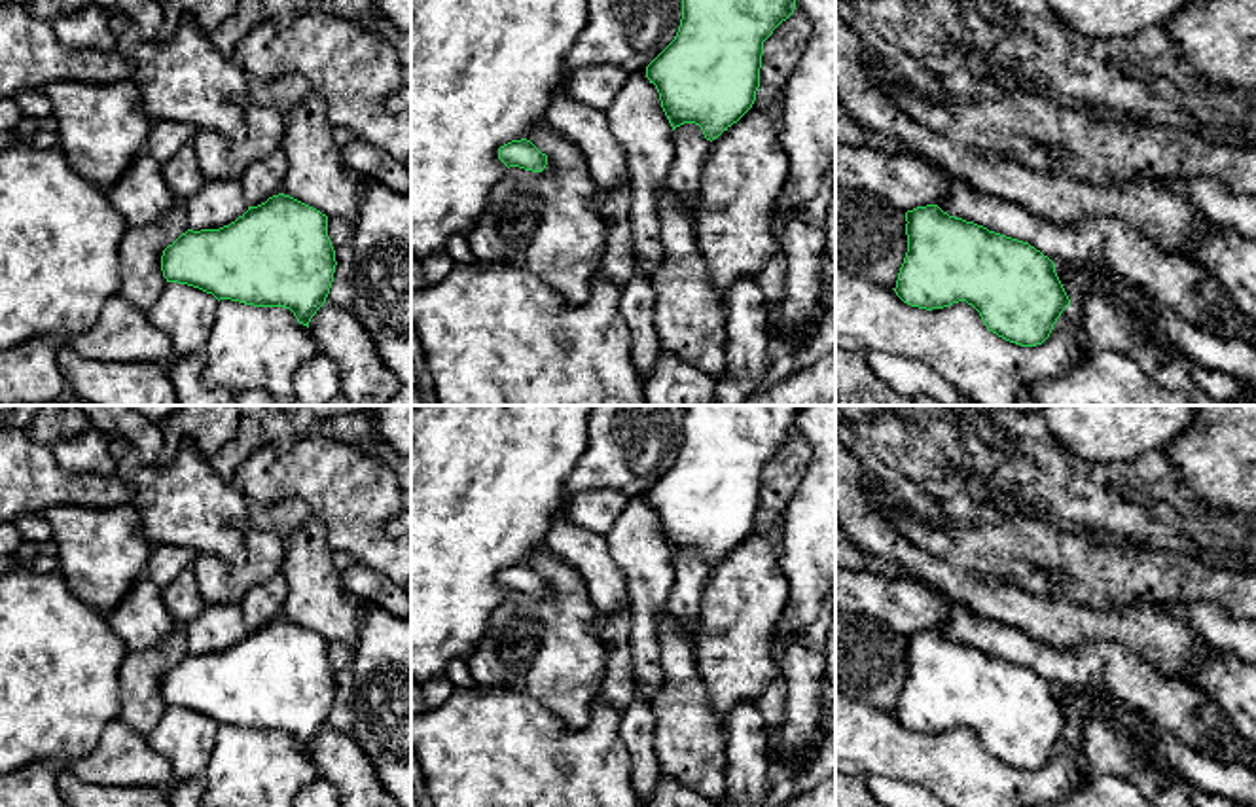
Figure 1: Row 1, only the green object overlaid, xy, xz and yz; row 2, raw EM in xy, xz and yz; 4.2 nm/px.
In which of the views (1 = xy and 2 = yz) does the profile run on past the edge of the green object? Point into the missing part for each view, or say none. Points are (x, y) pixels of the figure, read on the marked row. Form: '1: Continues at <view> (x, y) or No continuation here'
1: No continuation here
2: No continuation here

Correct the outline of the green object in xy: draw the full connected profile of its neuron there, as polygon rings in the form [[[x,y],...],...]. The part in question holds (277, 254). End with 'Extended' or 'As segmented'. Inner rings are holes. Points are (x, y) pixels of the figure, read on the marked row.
[[[284,193],[220,229],[188,229],[163,250],[167,282],[254,307],[284,307],[299,324],[326,303],[335,273],[328,216]]]. As segmented

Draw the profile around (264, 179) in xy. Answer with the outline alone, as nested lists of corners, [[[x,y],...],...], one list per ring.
[[[282,150],[252,163],[239,178],[248,206],[258,206],[269,197],[282,193],[282,178],[286,172],[286,157]]]

